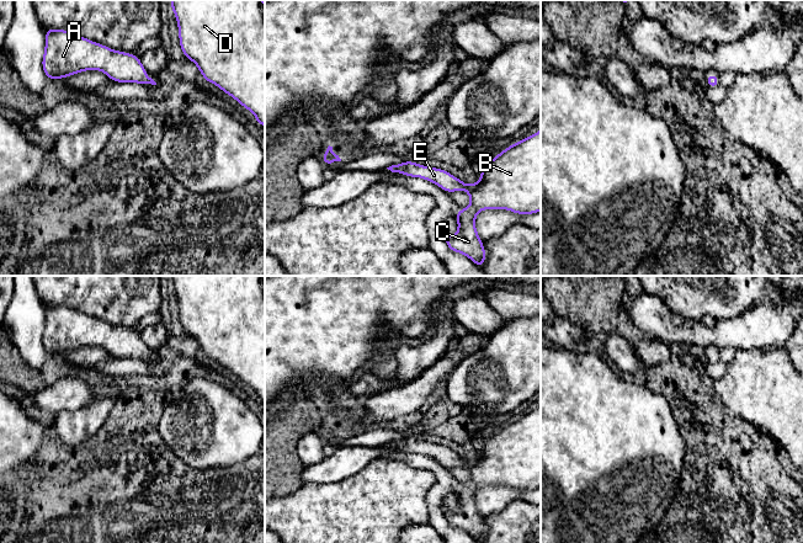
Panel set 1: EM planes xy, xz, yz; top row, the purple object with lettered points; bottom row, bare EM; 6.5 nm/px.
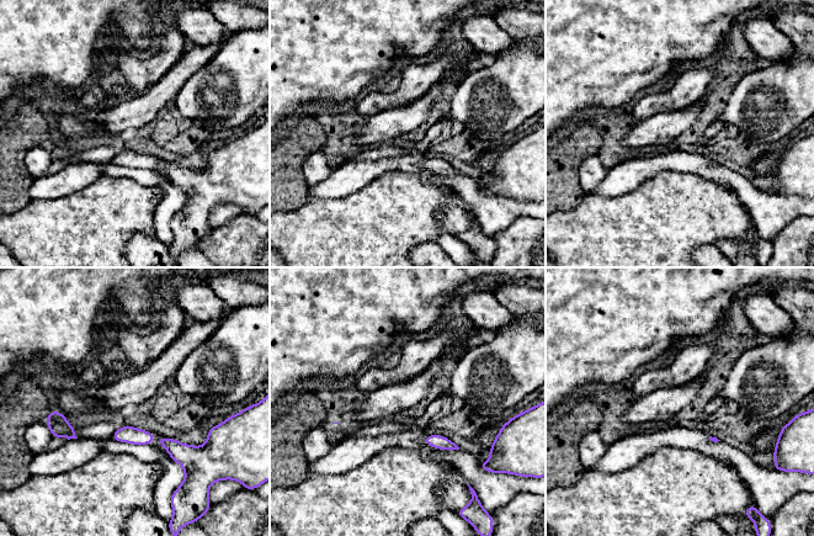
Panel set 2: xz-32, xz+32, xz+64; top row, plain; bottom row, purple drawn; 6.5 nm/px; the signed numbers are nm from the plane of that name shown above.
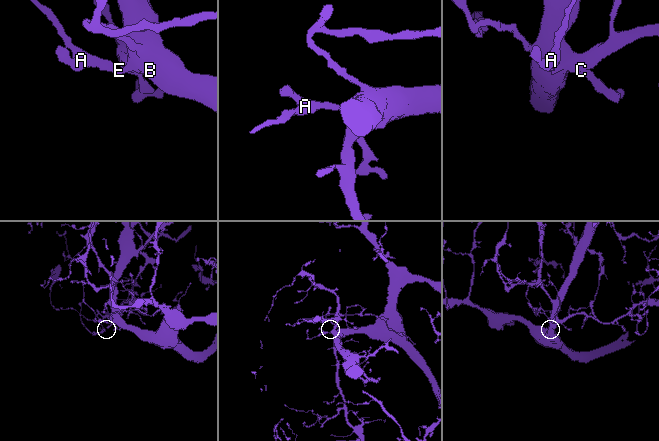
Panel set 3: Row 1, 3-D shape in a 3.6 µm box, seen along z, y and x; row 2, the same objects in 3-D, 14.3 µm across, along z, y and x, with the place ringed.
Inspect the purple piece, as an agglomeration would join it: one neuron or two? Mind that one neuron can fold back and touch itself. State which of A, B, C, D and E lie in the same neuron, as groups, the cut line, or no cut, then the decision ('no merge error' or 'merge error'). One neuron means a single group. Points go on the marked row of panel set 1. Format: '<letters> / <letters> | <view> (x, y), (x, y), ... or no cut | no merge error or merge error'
A B C D E | no cut | no merge error

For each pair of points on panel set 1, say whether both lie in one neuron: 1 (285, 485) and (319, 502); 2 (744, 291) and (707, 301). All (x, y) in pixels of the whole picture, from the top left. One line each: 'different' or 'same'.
1: different
2: same

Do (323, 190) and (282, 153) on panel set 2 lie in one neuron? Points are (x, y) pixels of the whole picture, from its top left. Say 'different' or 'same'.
different

